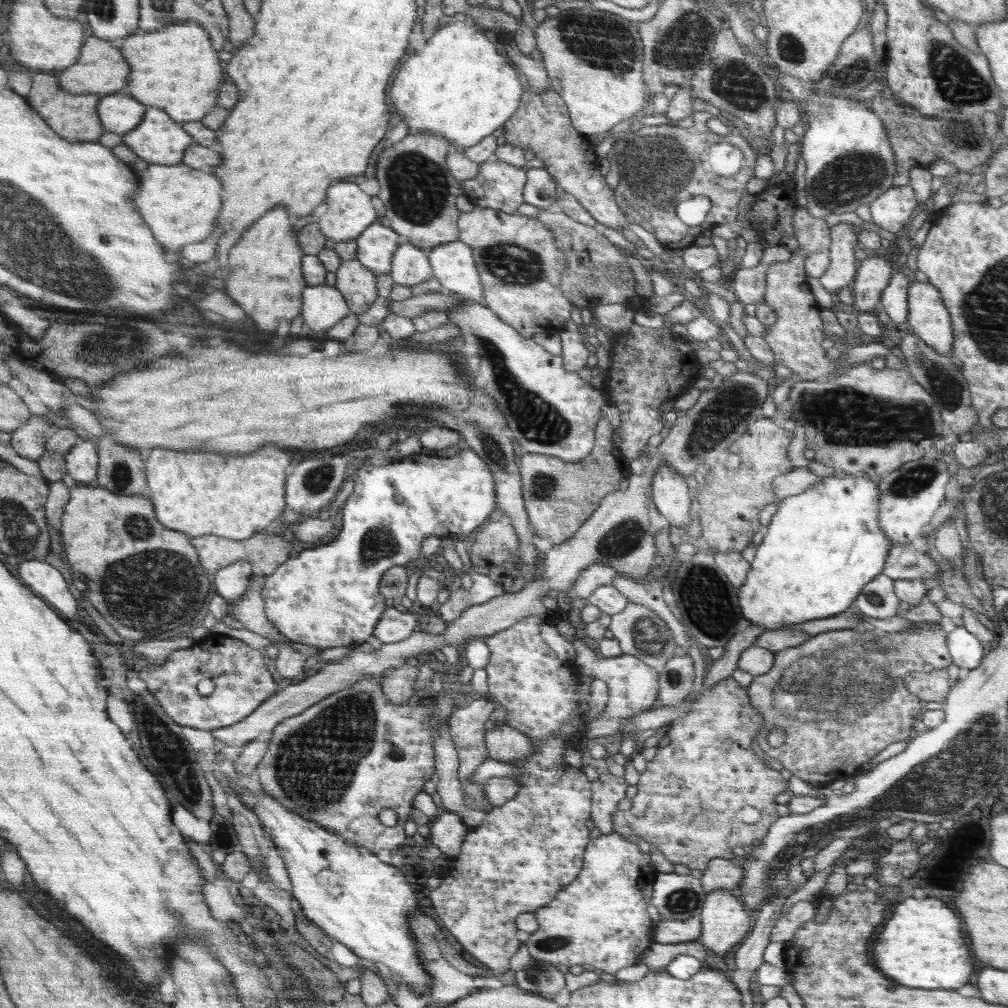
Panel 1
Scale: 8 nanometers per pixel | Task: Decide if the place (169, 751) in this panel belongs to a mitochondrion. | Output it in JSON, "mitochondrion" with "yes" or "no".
{"mitochondrion":"yes"}

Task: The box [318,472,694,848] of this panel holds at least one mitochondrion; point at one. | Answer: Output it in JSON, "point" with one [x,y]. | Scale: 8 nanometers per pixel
{"point":[625,538]}

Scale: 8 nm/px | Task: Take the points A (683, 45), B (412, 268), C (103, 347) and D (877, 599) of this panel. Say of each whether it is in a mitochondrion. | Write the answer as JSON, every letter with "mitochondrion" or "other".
{"A":"mitochondrion","B":"other","C":"mitochondrion","D":"mitochondrion"}

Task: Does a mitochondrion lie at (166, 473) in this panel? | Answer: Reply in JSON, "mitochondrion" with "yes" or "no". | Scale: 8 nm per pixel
{"mitochondrion":"no"}

